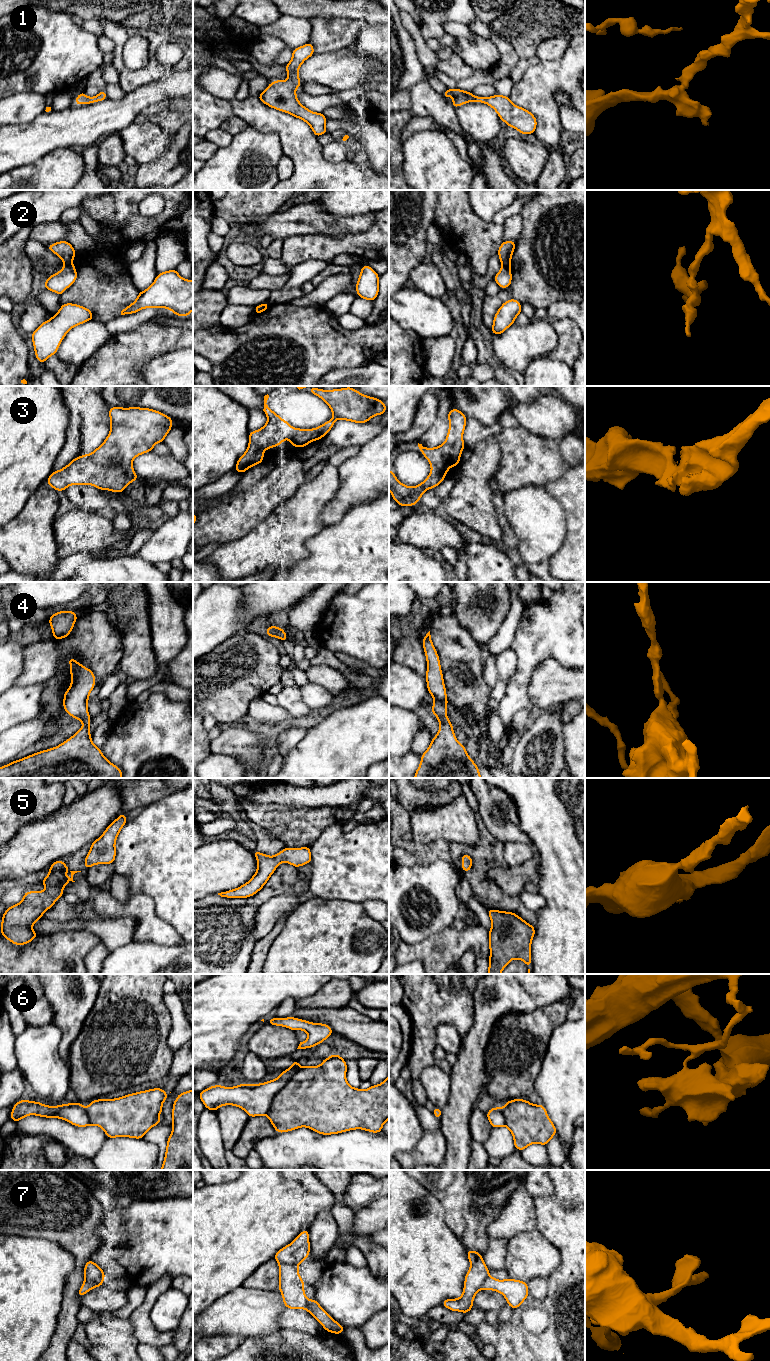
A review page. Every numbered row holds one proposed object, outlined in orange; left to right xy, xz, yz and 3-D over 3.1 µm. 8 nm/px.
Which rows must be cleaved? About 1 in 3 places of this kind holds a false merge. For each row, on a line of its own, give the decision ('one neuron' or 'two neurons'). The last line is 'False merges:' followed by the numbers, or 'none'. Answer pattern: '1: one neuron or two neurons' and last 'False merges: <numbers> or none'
1: one neuron
2: two neurons
3: one neuron
4: one neuron
5: one neuron
6: two neurons
7: two neurons
False merges: 2, 6, 7

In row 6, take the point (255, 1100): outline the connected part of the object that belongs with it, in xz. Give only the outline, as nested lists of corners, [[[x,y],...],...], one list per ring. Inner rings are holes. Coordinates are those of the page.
[[[298,1060],[287,1070],[281,1072],[277,1079],[259,1084],[240,1084],[234,1087],[214,1085],[201,1091],[198,1095],[206,1109],[216,1111],[224,1105],[238,1106],[249,1117],[266,1115],[273,1097],[278,1094],[302,1067]]]

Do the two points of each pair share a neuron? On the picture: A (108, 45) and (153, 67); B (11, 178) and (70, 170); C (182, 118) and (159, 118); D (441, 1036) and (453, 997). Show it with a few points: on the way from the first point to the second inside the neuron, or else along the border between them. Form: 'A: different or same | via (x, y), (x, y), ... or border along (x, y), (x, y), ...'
A: different | border along (104, 34), (113, 42), (113, 51)
B: same | via (26, 178), (51, 178), (55, 174)
C: same | via (176, 118), (165, 118)
D: different | border along (435, 1028), (441, 1024), (450, 1024), (462, 1039)

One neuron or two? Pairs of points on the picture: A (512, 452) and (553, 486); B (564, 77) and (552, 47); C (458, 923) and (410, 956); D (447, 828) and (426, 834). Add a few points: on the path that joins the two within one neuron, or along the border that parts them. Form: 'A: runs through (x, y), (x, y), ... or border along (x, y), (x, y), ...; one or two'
A: border along (567, 467), (560, 476), (550, 480), (544, 486); two
B: border along (569, 40), (565, 52), (560, 57), (541, 60); two
C: border along (452, 925), (459, 930), (467, 926); two
D: runs through (442, 828), (431, 829); one

